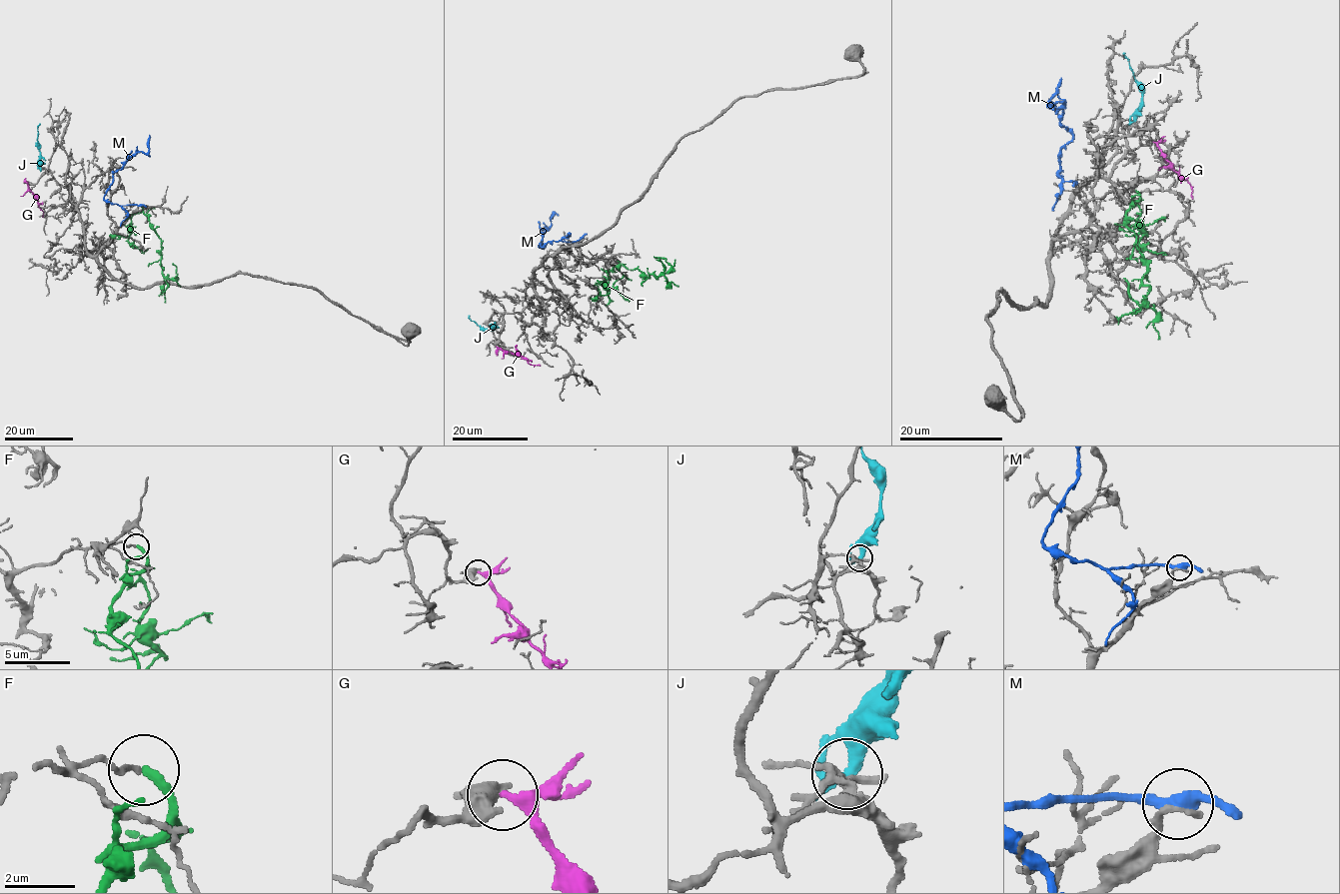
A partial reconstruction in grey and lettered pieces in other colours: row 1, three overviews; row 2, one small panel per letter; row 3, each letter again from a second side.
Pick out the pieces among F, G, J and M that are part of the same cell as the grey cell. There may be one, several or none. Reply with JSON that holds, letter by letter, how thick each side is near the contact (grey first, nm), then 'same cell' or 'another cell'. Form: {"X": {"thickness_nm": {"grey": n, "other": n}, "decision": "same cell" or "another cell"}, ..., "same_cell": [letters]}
{"F": {"thickness_nm": {"grey": 130, "other": 260}, "decision": "another cell"}, "G": {"thickness_nm": {"grey": 400, "other": 220}, "decision": "another cell"}, "J": {"thickness_nm": {"grey": 200, "other": 300}, "decision": "another cell"}, "M": {"thickness_nm": {"grey": 220, "other": 320}, "decision": "another cell"}, "same_cell": []}

